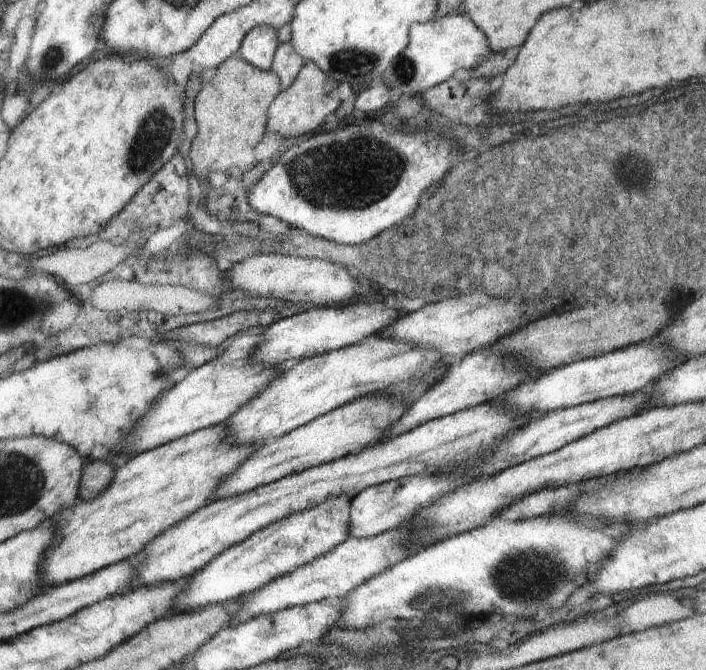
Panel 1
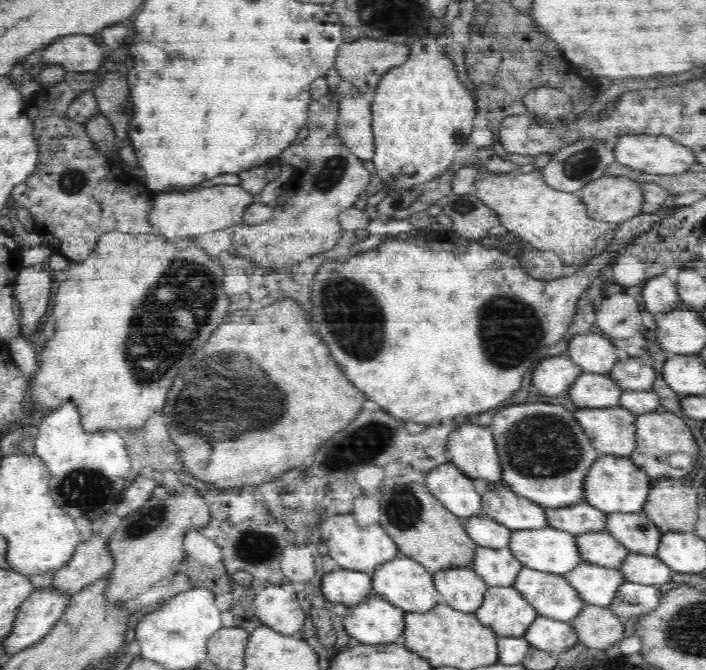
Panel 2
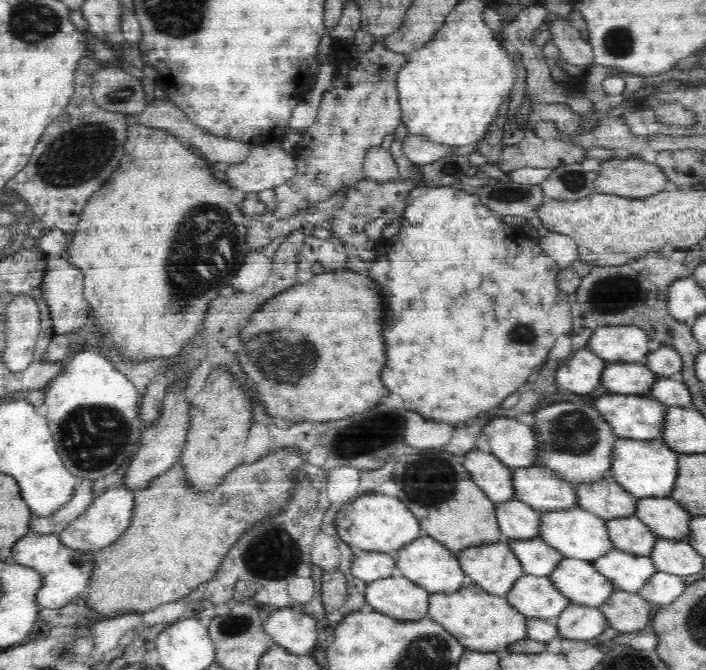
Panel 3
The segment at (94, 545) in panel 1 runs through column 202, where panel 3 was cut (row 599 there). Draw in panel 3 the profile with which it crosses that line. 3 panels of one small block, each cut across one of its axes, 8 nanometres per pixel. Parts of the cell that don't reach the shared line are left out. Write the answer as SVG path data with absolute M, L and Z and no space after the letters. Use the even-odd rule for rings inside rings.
M470 582L456 592L431 593L427 617L443 626L468 650L504 652L507 646L527 638L526 616L513 608L505 596L488 594Z

